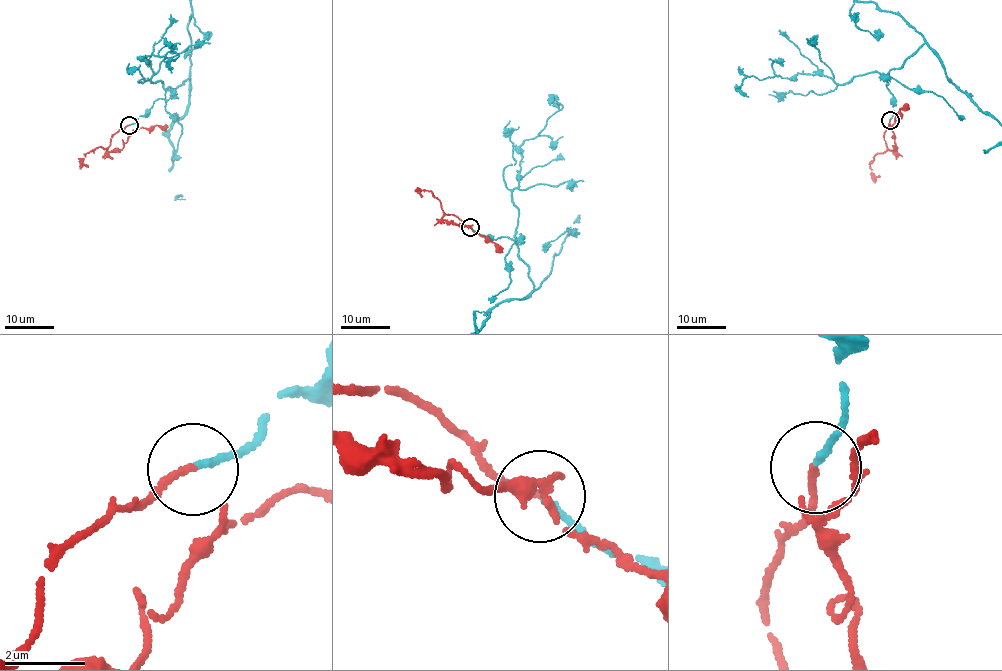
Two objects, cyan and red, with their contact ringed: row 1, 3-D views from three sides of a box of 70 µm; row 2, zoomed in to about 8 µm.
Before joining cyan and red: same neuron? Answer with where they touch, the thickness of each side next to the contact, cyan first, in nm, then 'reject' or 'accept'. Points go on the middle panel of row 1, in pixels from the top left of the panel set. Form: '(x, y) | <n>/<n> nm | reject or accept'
(470, 227) | 160/120 nm | accept

